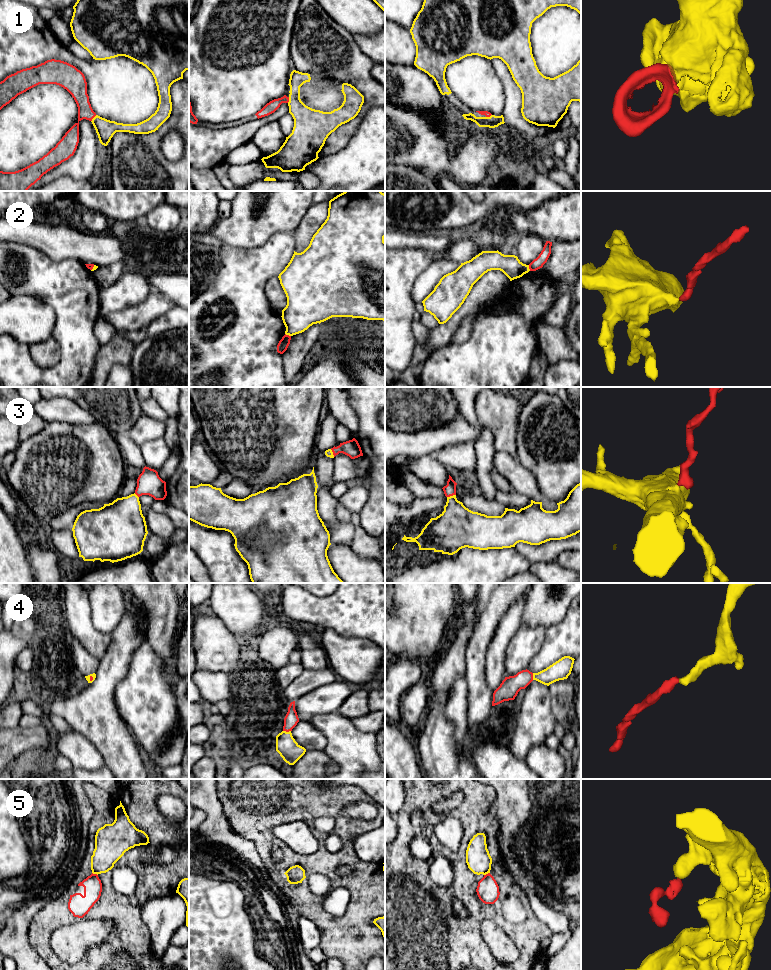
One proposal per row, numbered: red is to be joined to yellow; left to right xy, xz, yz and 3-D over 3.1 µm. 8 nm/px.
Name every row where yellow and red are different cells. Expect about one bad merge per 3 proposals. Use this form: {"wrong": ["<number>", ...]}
{"wrong": ["2", "5"]}

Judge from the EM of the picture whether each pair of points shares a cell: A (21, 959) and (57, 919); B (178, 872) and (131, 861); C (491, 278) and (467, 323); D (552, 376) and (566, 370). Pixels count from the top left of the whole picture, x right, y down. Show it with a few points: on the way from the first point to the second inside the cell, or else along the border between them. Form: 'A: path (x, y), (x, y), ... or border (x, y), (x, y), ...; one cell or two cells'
A: border (29, 924), (28, 940), (44, 959); two cells
B: path (166, 872), (143, 872); one cell
C: border (493, 303), (474, 313), (468, 314), (456, 331); two cells
D: path (555, 376), (560, 376), (563, 373); one cell

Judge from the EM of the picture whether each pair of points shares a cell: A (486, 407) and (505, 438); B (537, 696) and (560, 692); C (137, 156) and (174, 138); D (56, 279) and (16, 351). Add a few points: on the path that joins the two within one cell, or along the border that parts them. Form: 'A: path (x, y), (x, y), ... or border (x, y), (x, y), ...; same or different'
A: path (494, 415), (503, 424), (504, 430); same
B: border (547, 686), (550, 692), (550, 711), (554, 717); different
C: border (171, 130), (162, 139), (161, 153), (176, 162); different
D: path (68, 312), (68, 358), (54, 372), (49, 372); same

